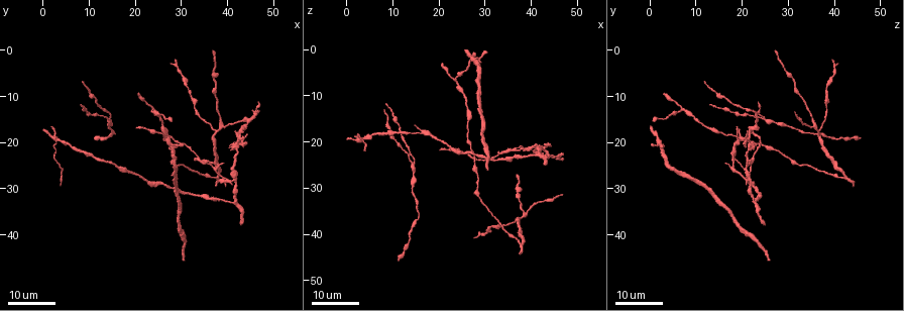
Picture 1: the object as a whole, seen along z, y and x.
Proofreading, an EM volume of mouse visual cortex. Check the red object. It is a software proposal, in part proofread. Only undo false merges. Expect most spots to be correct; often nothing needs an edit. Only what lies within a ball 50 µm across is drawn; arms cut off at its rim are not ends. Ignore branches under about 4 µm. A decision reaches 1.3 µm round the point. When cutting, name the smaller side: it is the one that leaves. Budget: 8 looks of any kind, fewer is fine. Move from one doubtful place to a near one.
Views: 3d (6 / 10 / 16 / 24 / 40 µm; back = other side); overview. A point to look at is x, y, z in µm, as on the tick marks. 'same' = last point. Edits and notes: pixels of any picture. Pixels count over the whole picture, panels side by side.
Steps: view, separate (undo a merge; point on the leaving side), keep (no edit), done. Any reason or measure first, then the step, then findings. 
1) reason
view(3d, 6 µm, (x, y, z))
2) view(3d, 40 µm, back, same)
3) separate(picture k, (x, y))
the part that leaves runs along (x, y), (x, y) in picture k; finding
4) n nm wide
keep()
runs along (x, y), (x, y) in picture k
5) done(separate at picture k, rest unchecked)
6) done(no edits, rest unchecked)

two arms in line, one across
view(3d, 16 µm, (40.5, 33.0, 22.5))

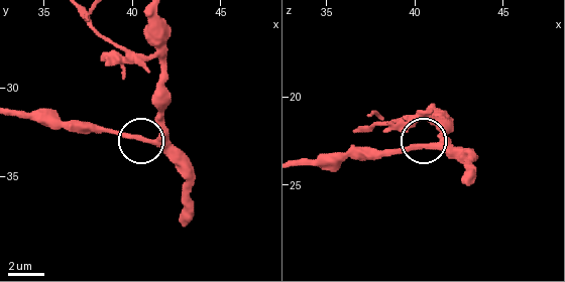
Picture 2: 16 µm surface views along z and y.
view(3d, 6 µm, (41.2, 33.1, 22.8))

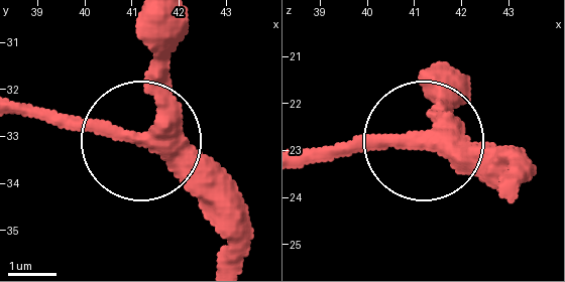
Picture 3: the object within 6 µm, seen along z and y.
3 arms
keep()
all the same neuron

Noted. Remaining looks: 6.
view(3d, 24 µm, (41.5, 28.0, 21.5))

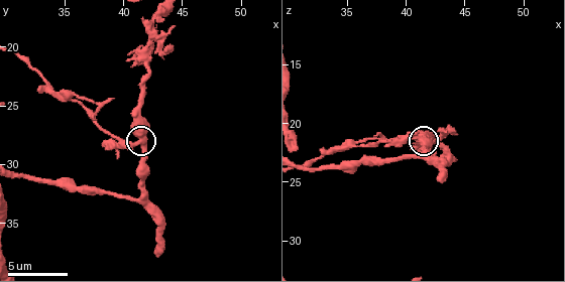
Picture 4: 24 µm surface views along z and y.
closer look
view(3d, 6 µm, same)

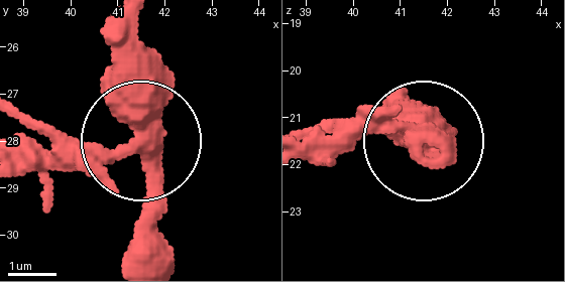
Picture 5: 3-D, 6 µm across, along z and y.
separate(picture 5, (46, 133))
the part that leaves runs along (105, 154), (62, 150), (25, 126) in picture 5; a second neuron is stuck on

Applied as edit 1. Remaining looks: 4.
view(overview)

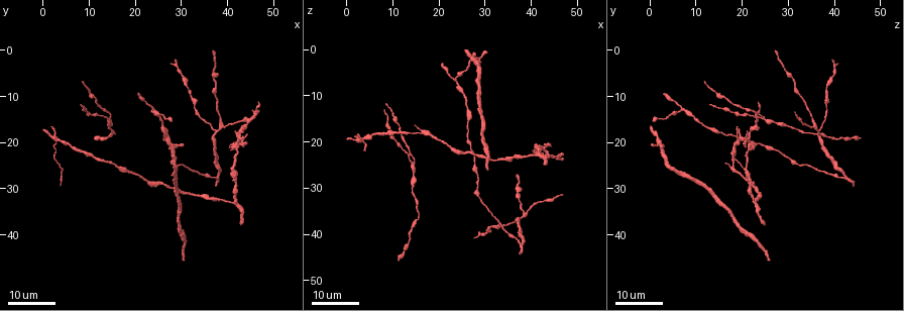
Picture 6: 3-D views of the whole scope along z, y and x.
view(3d, 24 µm, (29.0, 35.0, 17.0))

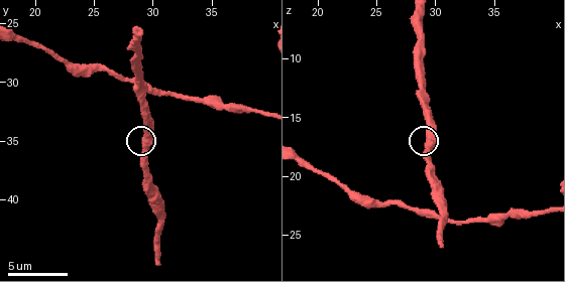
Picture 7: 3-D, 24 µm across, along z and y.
view(3d, 6 µm, (29.4, 34.8, 17.0))

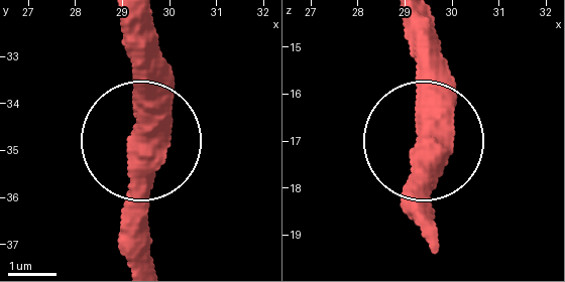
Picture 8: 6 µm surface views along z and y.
keep()
one neuron here

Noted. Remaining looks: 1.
thick turns thin
view(3d, 16 µm, (25.8, 28.8, 22.4))

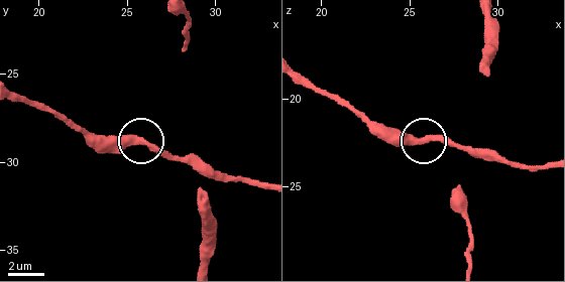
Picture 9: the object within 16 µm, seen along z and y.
keep()
continuous, no second neuron

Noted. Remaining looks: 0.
done(separate at picture 5, rest unchecked)

